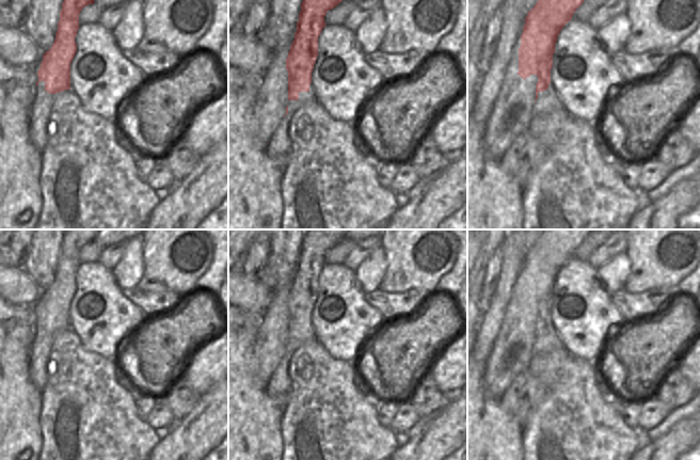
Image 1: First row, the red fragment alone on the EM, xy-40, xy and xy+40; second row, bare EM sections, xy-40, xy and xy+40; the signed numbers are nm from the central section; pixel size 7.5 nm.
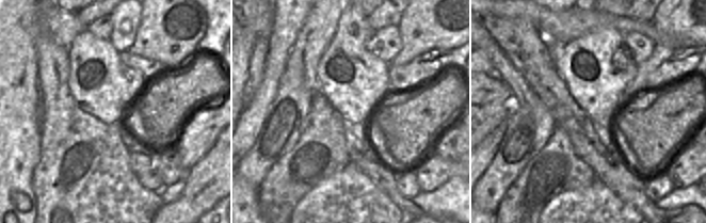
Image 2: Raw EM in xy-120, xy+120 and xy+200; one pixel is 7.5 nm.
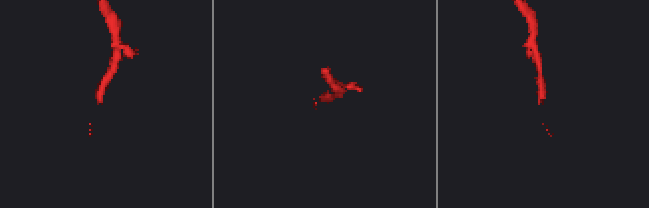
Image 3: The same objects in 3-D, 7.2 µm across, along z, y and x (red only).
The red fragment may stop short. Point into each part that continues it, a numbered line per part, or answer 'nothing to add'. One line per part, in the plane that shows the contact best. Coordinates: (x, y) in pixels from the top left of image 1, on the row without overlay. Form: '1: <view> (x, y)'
1: xy+40 (513, 348)

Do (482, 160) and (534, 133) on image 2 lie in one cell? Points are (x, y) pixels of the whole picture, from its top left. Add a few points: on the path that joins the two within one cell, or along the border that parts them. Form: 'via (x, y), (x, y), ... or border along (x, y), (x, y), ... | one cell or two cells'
border along (504, 130), (492, 162), (481, 175) | two cells

